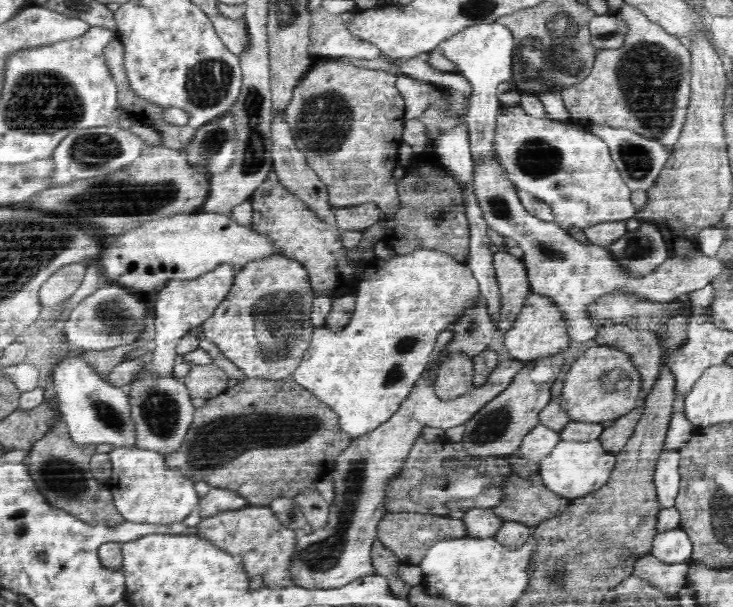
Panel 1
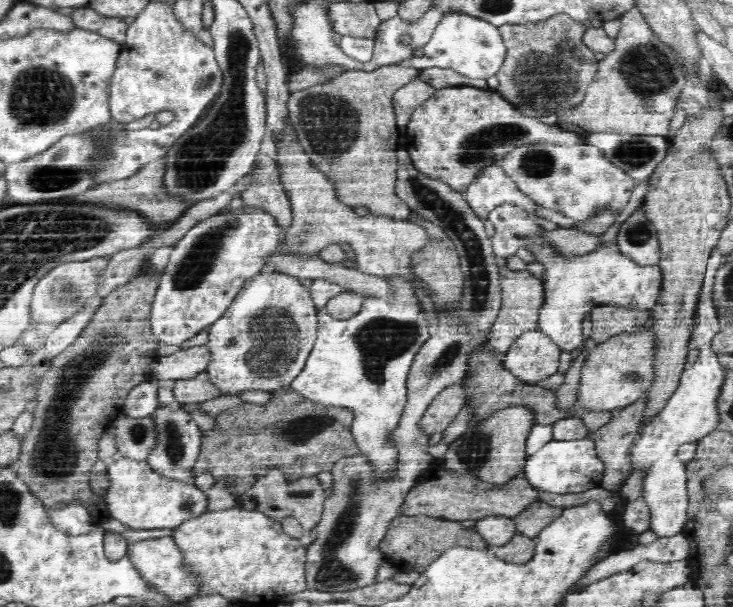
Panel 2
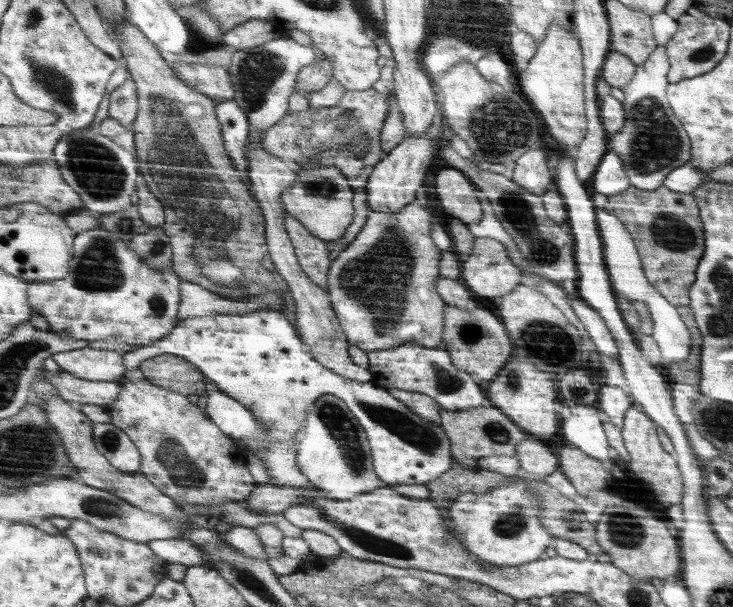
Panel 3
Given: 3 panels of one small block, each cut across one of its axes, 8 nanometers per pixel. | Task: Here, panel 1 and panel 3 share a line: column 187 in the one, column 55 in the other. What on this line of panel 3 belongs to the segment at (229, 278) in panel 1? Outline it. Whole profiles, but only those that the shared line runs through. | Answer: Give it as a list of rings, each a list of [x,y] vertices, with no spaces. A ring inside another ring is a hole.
[[[102,228],[78,233],[74,243],[74,254],[70,263],[70,272],[64,279],[51,282],[32,283],[27,288],[28,305],[31,313],[38,311],[49,324],[49,330],[57,336],[75,340],[114,340],[122,342],[130,349],[150,347],[172,334],[179,324],[180,278],[172,269],[156,273],[150,269],[136,252],[126,243],[117,240],[110,232]]]

